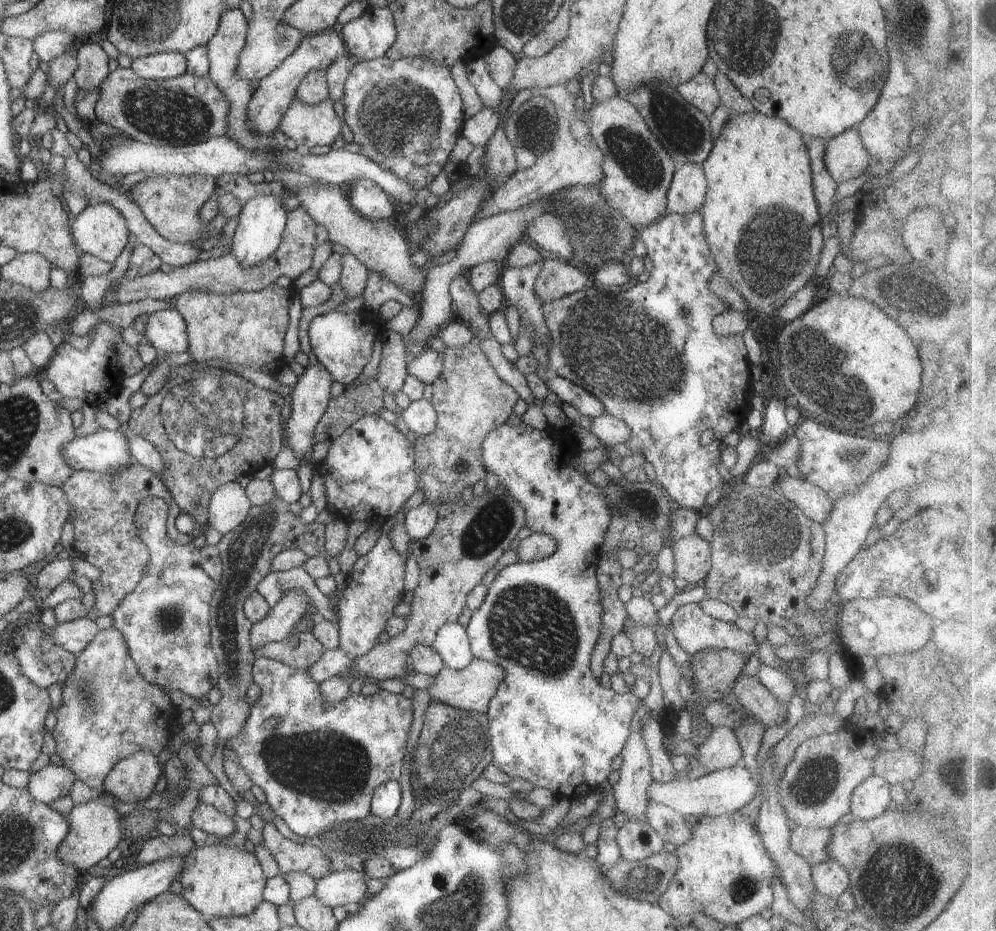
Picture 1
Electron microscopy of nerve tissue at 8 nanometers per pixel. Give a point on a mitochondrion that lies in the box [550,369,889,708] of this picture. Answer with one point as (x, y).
(759, 528)

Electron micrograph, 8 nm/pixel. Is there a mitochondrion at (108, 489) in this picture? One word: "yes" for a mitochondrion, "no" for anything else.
yes

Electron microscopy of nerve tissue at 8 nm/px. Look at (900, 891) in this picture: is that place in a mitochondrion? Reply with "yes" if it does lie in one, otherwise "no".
yes

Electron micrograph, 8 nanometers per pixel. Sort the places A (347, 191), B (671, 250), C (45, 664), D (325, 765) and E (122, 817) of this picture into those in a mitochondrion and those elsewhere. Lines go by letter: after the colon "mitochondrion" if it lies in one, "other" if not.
A: other
B: other
C: mitochondrion
D: mitochondrion
E: other

